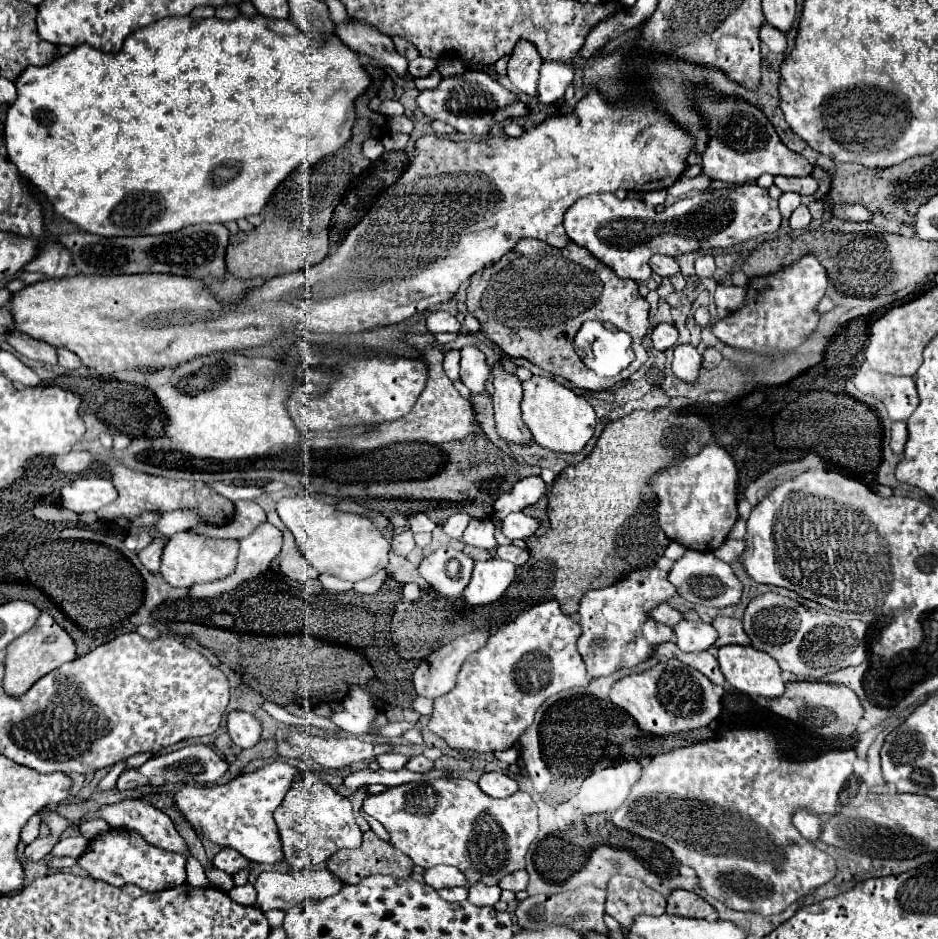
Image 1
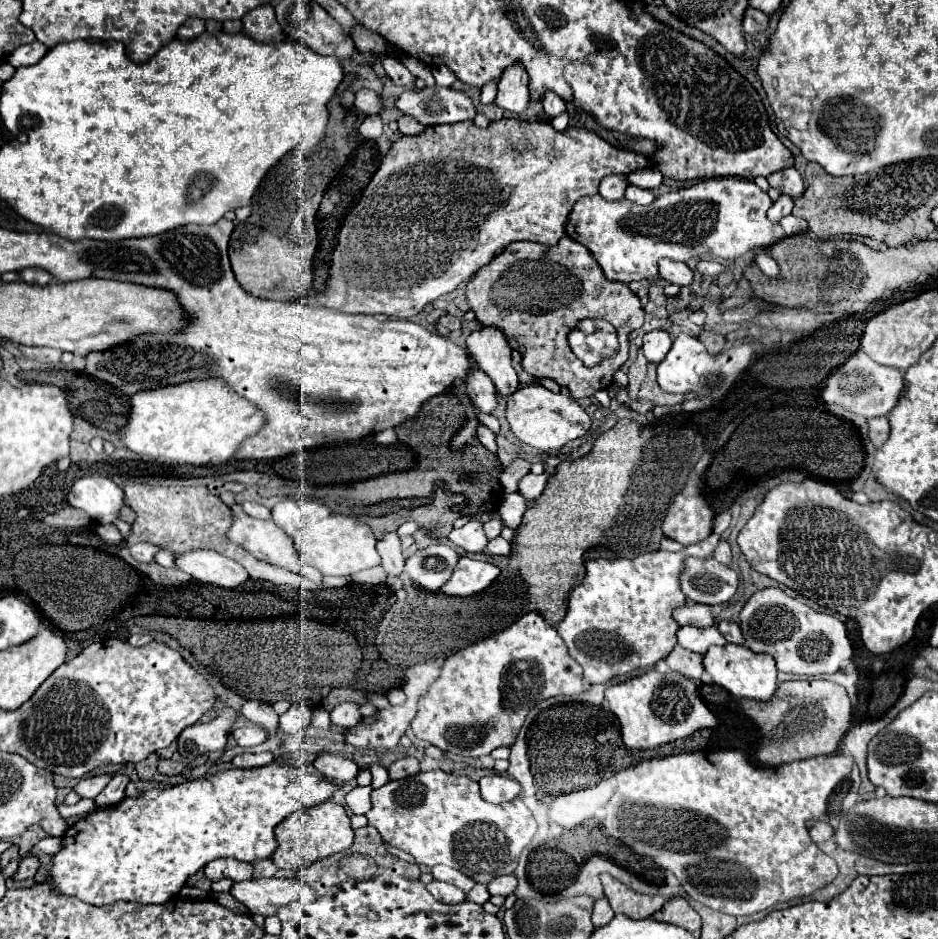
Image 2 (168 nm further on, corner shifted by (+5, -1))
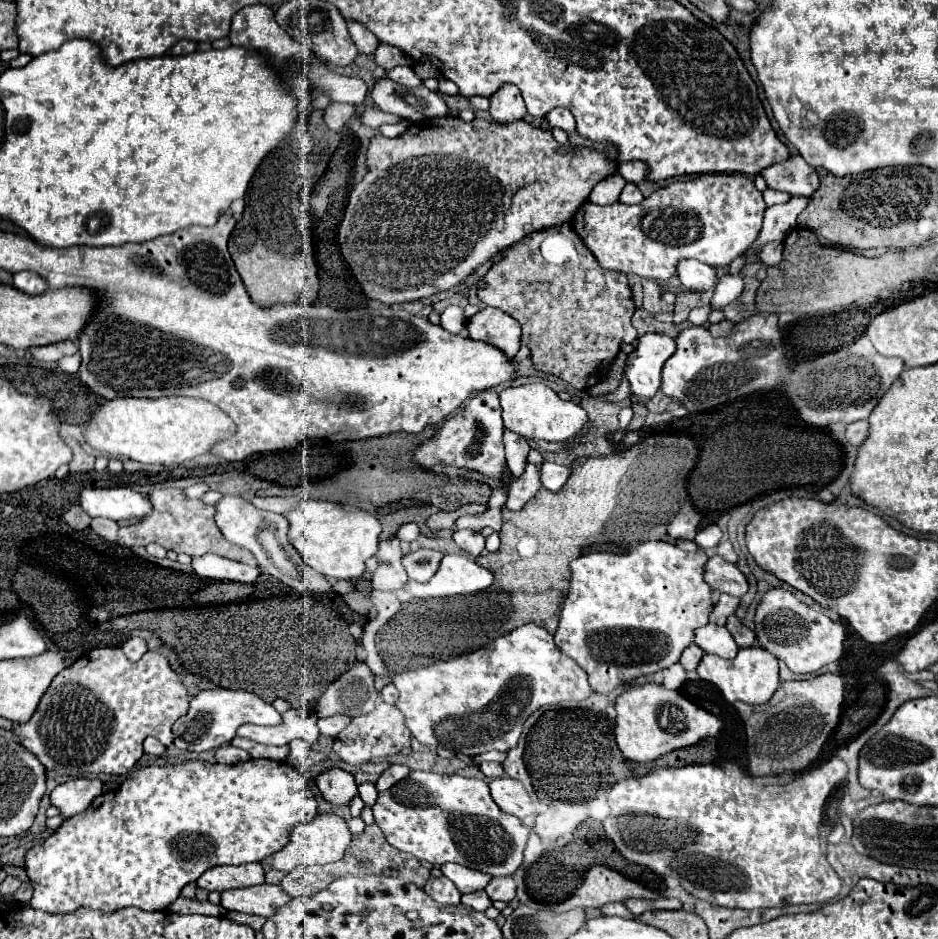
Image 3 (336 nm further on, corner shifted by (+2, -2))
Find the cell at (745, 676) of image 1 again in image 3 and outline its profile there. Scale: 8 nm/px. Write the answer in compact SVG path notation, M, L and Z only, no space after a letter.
M757 646L741 648L733 660L725 660L713 654L705 654L697 666L697 674L701 680L715 684L727 702L747 702L747 704L765 704L771 700L775 690L779 688L779 666L777 658Z

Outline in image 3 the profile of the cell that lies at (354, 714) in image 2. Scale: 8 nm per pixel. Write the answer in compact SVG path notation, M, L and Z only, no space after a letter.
M331 716L331 718L319 718L317 720L317 726L321 730L323 736L329 736L329 738L335 738L351 720L347 716Z

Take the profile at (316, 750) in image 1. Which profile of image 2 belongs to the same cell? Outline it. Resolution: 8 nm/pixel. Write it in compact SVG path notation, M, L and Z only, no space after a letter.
M318 753L316 761L314 761L314 767L330 781L338 781L338 783L344 783L352 777L358 775L358 767L352 759L348 757L342 757L338 753Z

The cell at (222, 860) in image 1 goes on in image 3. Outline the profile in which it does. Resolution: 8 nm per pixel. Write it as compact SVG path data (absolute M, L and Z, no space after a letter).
M259 862L243 864L243 866L215 866L207 870L203 876L199 876L199 880L195 880L195 884L207 892L249 888L263 882L265 882L265 876Z

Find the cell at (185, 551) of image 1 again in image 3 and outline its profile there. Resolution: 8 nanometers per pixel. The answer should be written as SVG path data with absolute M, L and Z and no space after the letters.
M203 554L199 558L193 558L191 562L193 570L201 578L209 580L221 580L221 582L243 582L243 584L253 584L257 576L261 574L259 568L241 564L223 556L215 554Z

